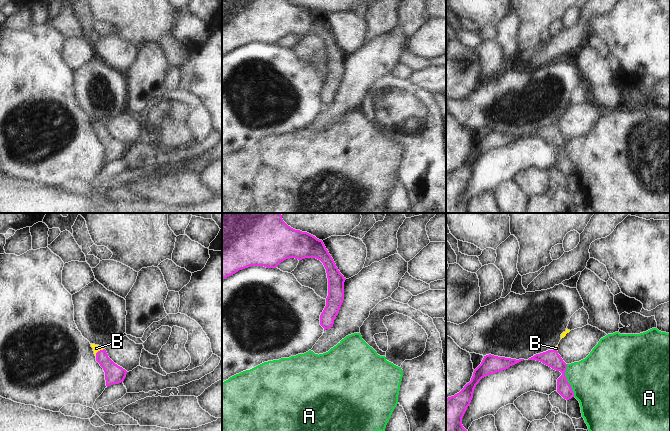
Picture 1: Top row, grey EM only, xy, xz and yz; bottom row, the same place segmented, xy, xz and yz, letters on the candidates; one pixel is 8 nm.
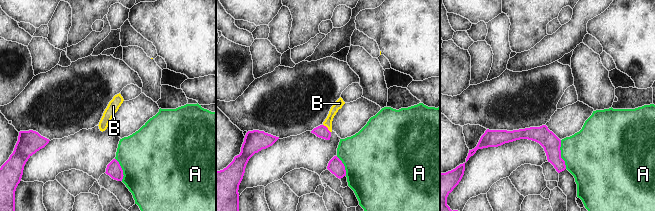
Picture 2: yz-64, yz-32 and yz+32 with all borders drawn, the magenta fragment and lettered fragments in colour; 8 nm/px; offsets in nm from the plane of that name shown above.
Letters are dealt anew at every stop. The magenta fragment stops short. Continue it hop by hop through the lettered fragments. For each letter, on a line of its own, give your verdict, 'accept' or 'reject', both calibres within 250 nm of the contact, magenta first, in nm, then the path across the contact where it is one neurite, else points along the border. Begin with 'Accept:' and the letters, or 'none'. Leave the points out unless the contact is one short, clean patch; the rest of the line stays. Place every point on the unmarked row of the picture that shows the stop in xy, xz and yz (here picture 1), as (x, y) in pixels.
Accept: B
A: reject | 140/420 nm
B: accept | 160/60 nm | across xy (114, 150), (98, 127), (96, 124)

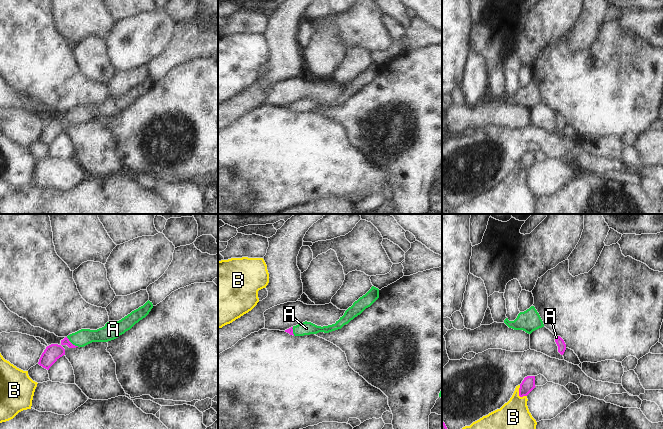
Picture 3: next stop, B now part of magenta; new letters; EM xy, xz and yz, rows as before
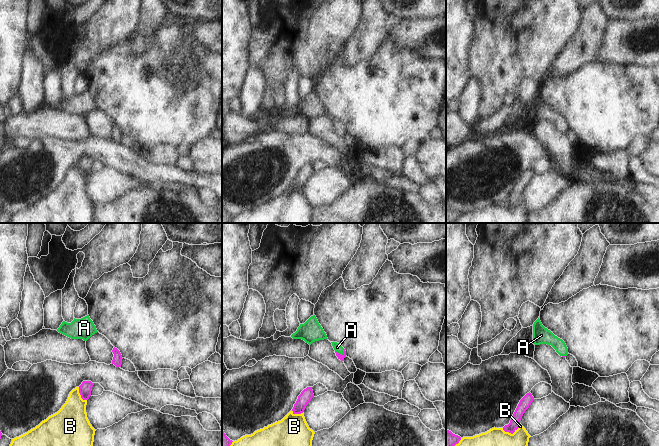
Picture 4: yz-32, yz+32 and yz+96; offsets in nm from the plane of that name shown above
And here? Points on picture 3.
Accept: A
A: accept | 130/140 nm | across xy (52, 128), (63, 118), (71, 119), (83, 113)
B: reject | 110/320 nm

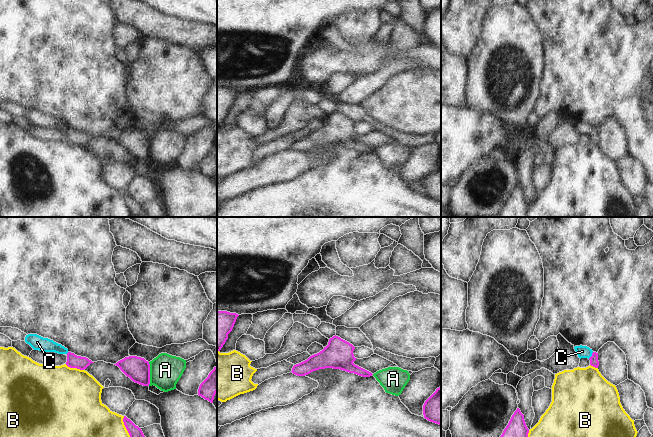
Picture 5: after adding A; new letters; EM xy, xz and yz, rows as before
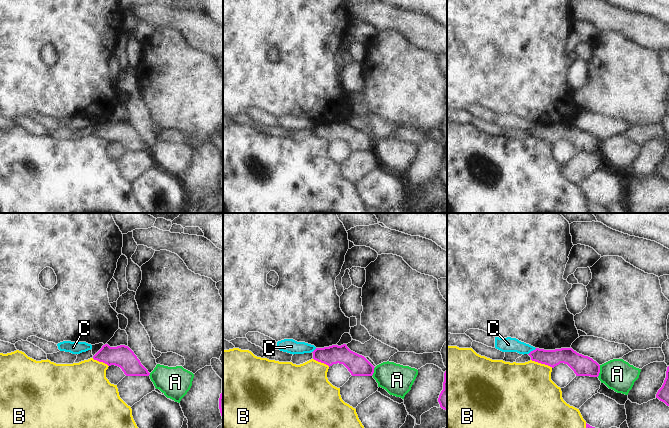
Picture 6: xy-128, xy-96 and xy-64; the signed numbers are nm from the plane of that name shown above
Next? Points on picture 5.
Accept: none
A: reject | 190/260 nm | along xy (148, 138), (149, 161)
B: reject | 110/480 nm
C: reject | 70/100 nm | along yz (593, 128), (588, 134)

